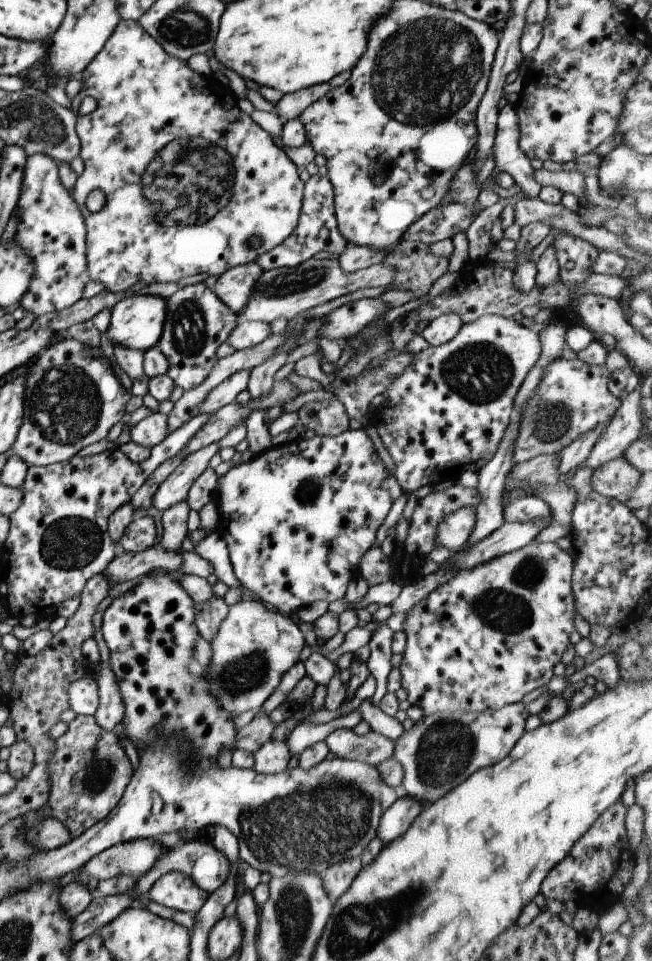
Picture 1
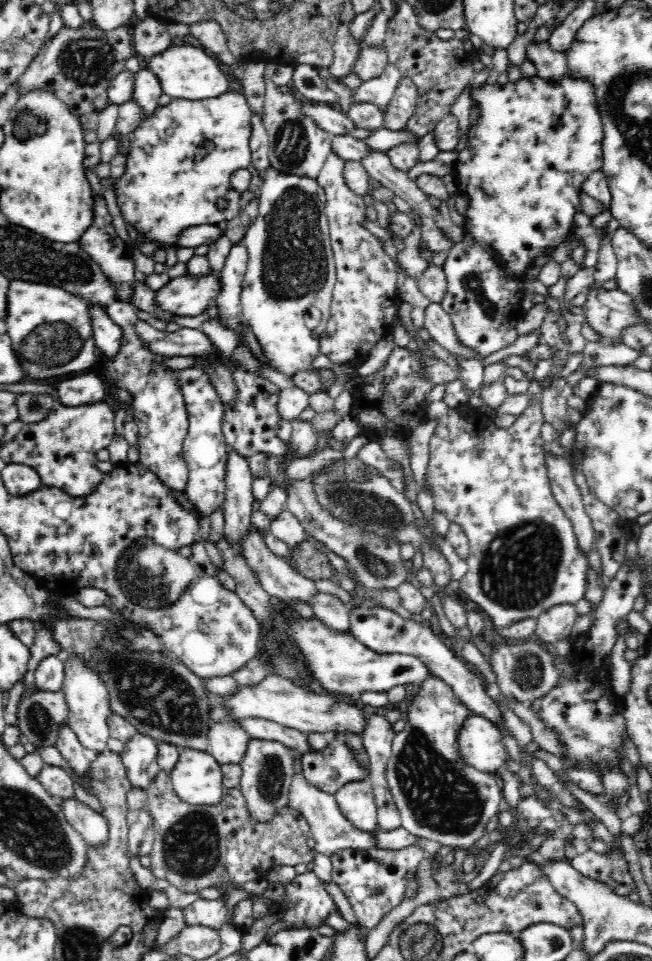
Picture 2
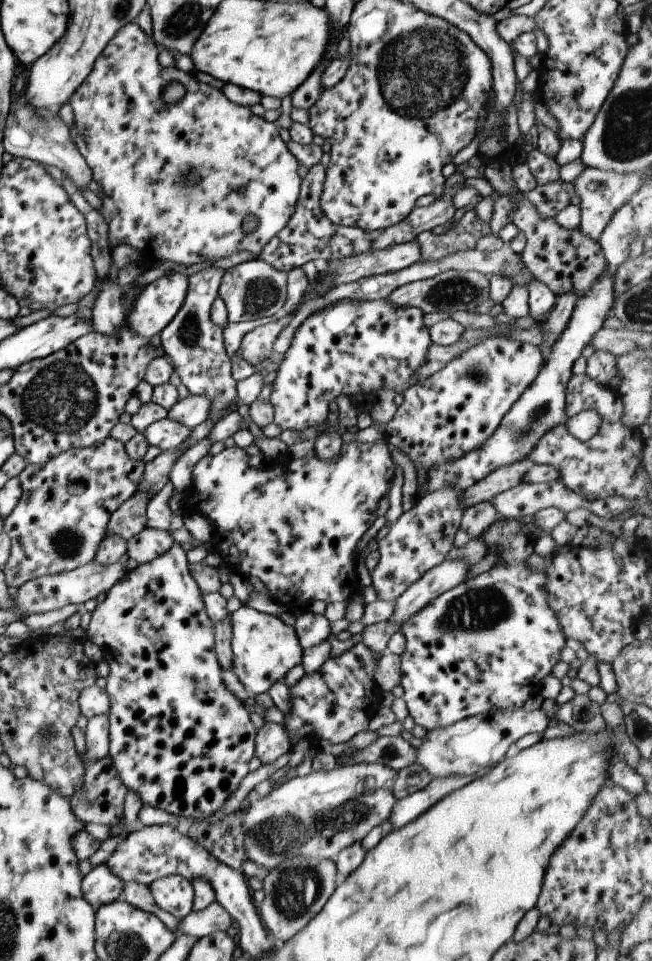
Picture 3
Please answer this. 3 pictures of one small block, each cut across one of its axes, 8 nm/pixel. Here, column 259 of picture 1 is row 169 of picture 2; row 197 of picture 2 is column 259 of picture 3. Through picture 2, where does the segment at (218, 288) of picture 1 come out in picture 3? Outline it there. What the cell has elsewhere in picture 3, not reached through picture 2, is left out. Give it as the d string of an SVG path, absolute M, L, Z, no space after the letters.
M258 258L246 262L231 263L222 275L219 297L227 308L228 323L256 320L256 318L278 316L288 296L287 273L276 270L268 262Z

